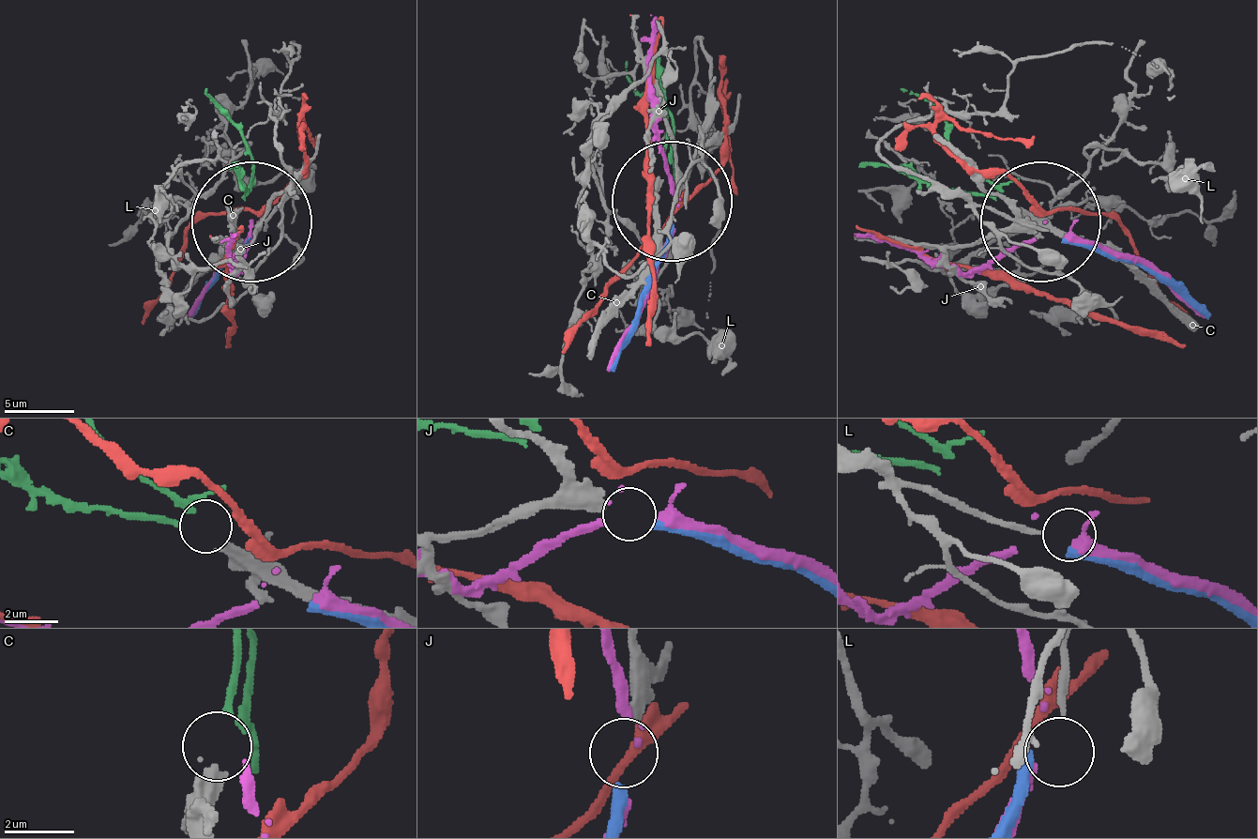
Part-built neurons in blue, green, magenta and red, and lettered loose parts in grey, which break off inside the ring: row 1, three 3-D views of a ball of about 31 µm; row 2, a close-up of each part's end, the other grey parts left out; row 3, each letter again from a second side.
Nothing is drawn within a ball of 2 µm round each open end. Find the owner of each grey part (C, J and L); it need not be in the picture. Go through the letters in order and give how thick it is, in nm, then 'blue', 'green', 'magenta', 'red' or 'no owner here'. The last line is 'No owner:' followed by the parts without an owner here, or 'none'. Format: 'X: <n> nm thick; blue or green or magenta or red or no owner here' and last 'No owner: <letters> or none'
C: 440 nm thick; green
J: 420 nm thick; blue
L: 200 nm thick; no owner here
No owner: L

